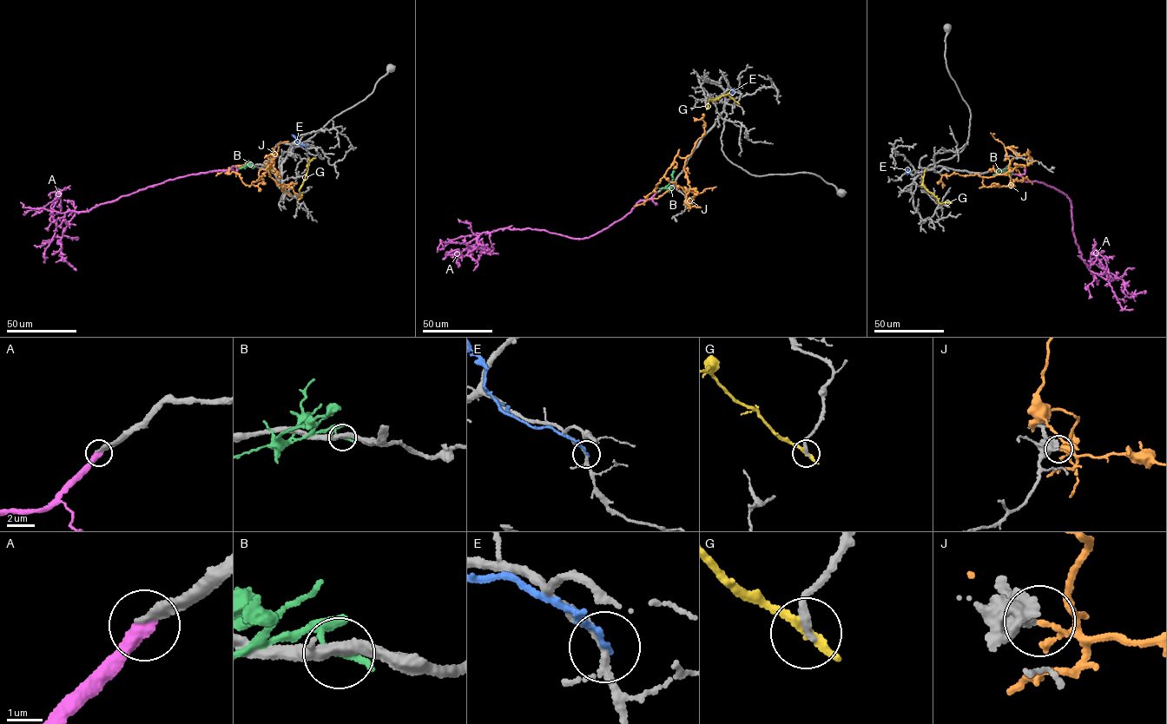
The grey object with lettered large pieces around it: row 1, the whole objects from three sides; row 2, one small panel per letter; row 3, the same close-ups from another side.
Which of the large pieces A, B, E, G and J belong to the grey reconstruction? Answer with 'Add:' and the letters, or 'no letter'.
Add: A

